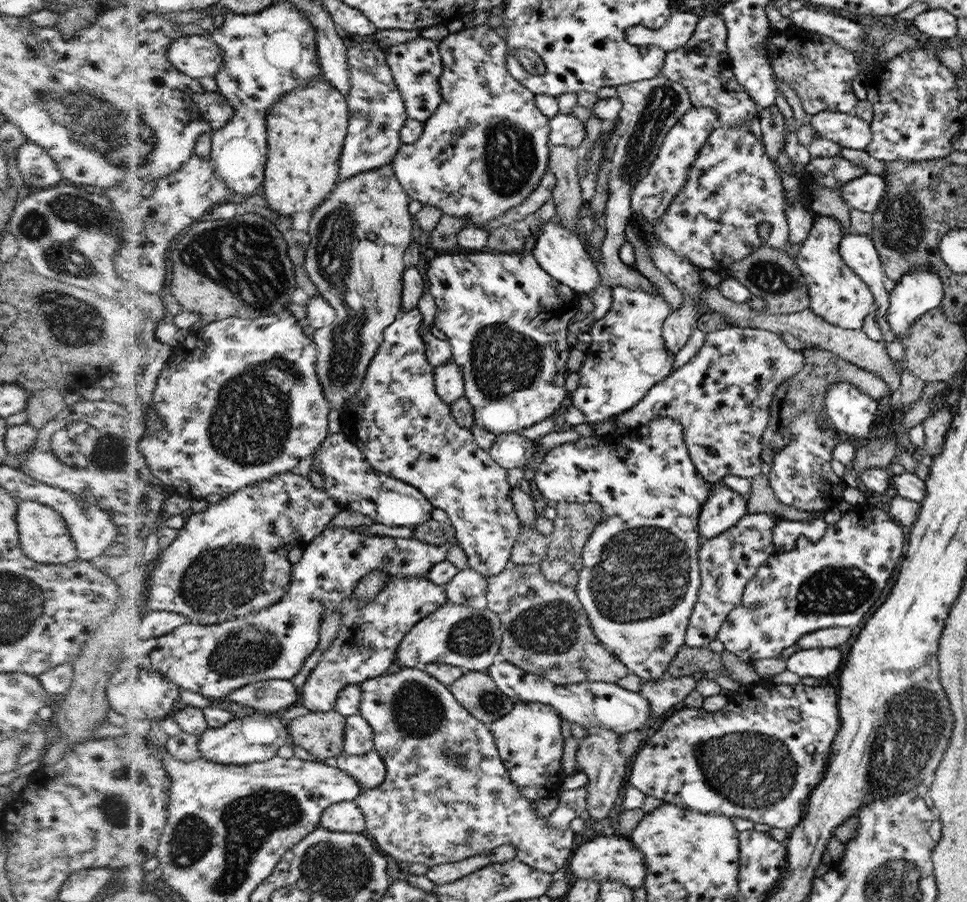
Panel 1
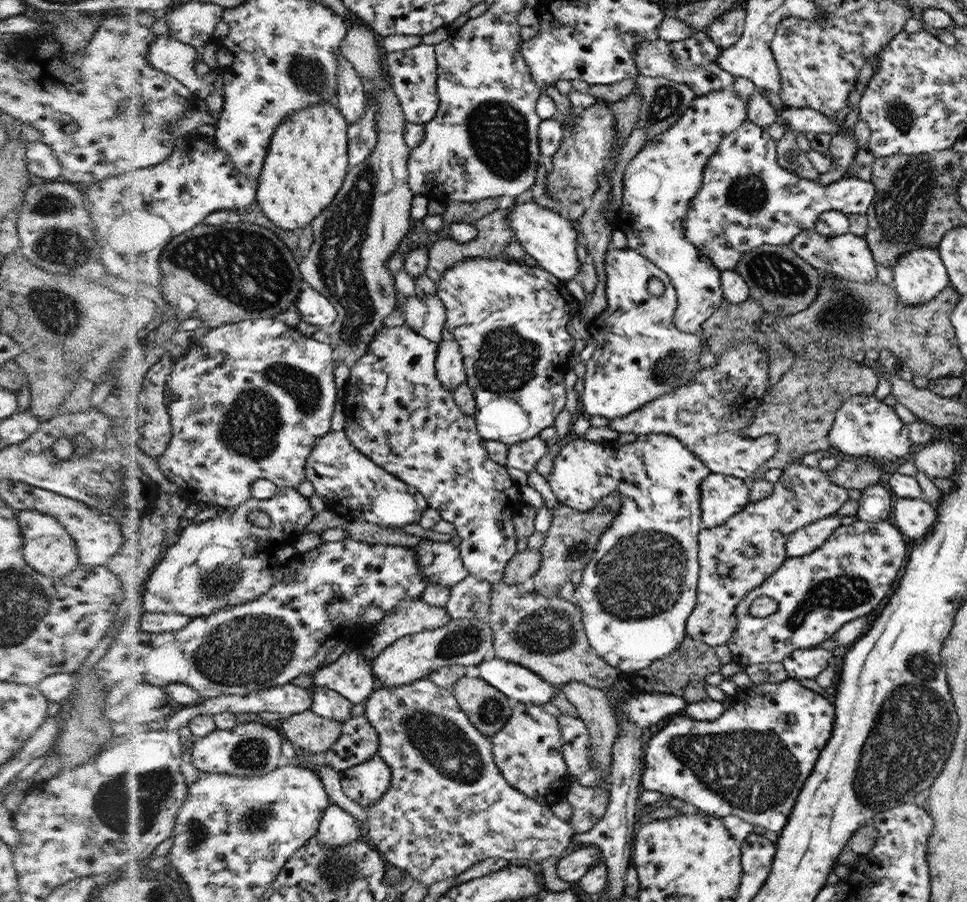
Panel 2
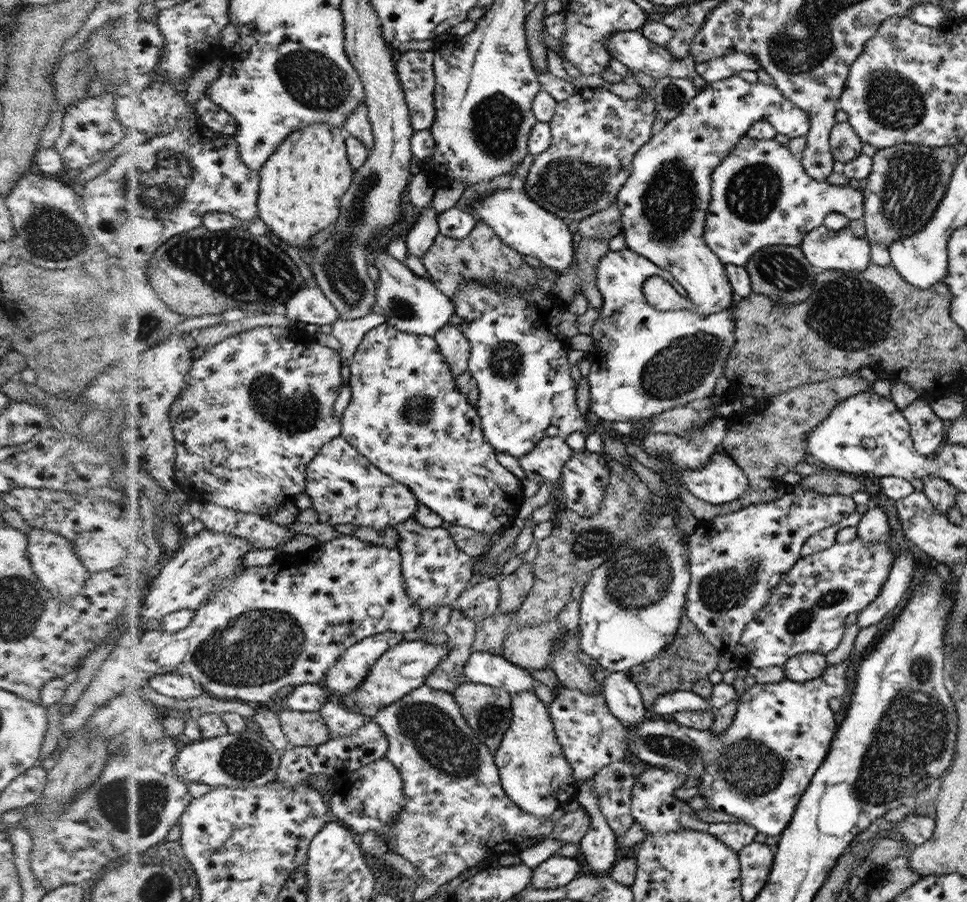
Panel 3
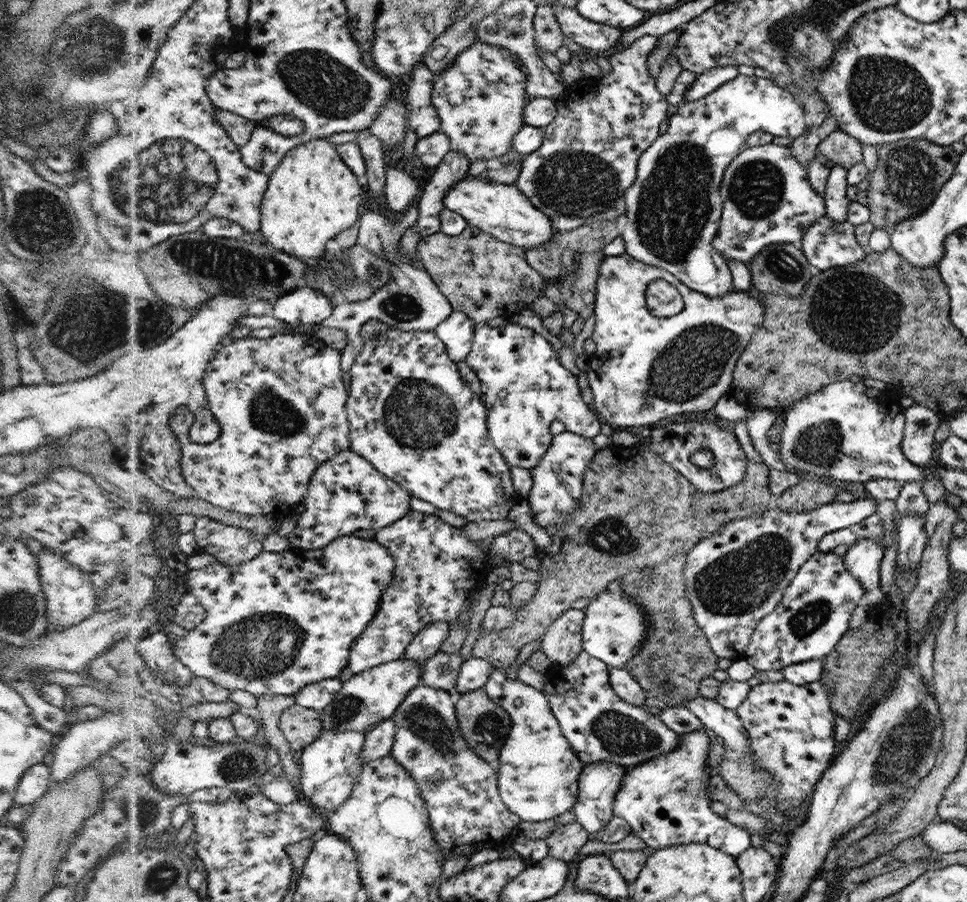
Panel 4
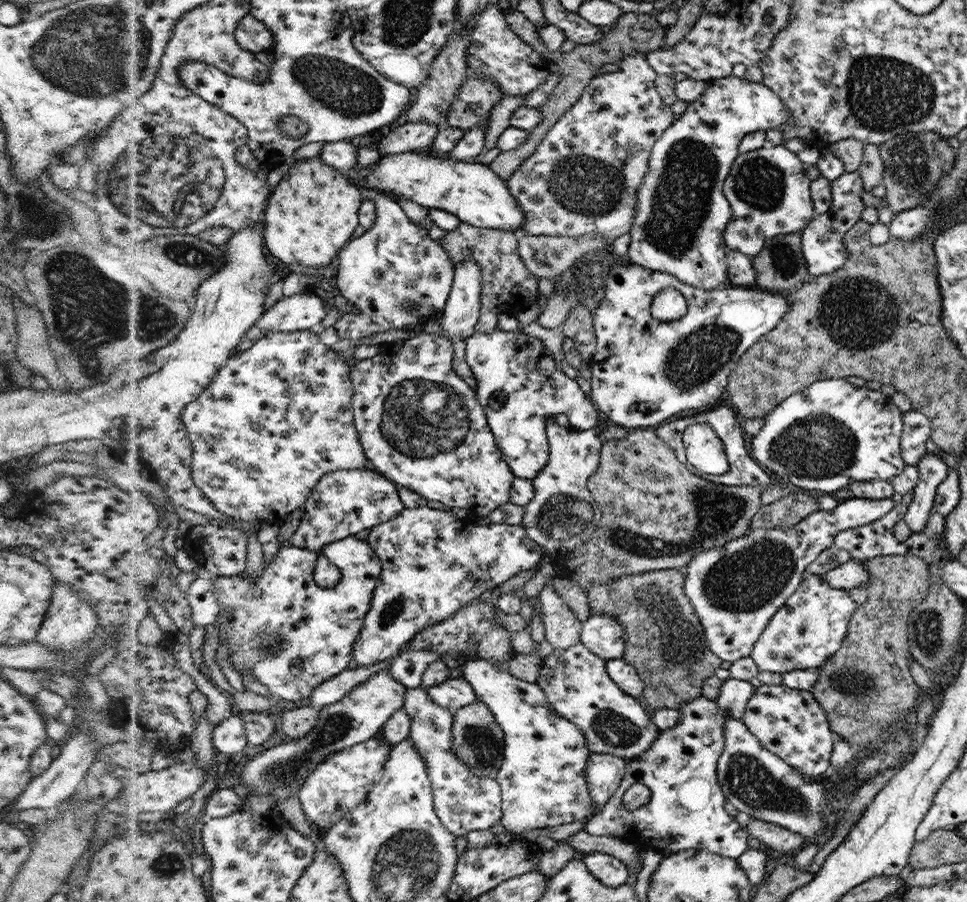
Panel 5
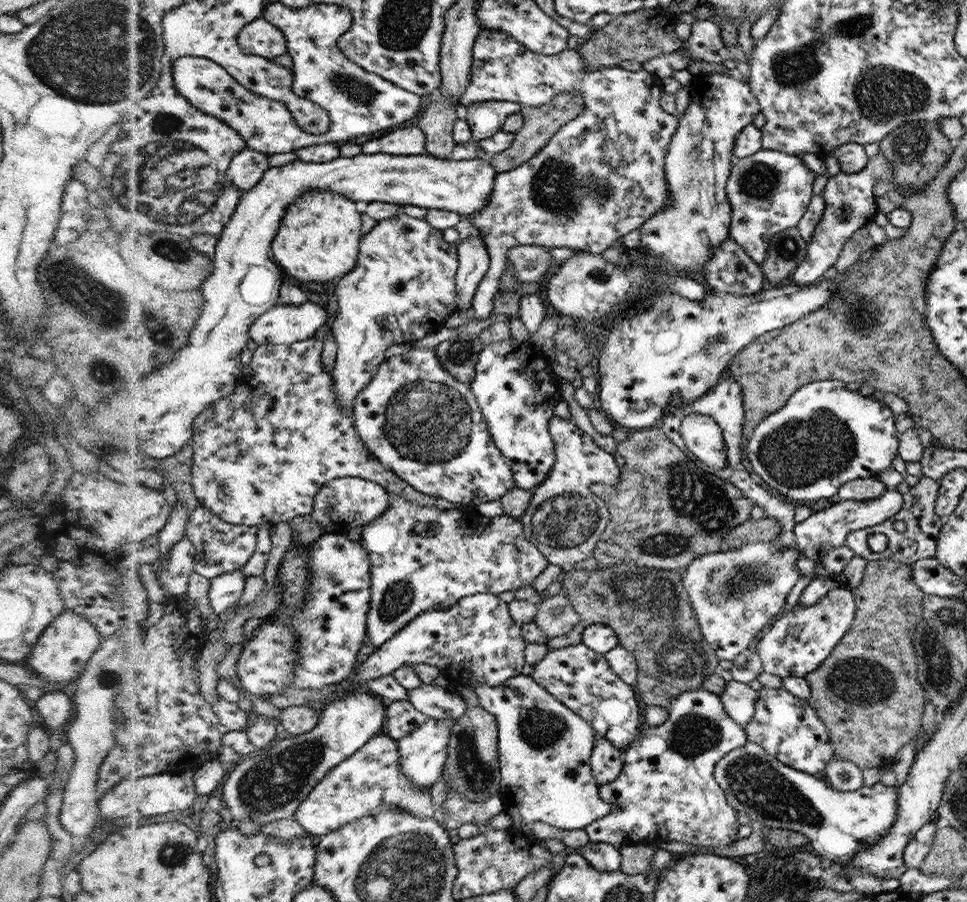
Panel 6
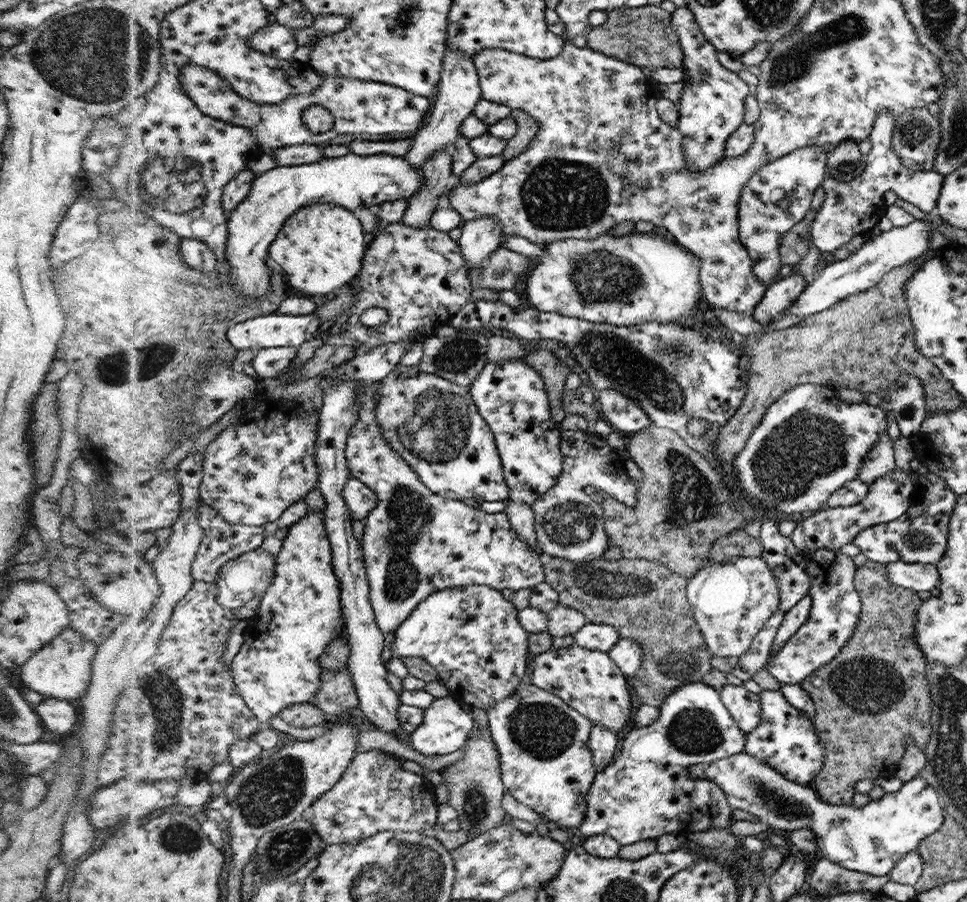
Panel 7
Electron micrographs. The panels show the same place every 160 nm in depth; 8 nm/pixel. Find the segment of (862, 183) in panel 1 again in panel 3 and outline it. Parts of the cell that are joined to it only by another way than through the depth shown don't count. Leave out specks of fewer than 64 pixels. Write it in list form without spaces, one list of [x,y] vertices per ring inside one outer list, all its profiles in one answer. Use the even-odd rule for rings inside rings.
[[[747,134],[743,139],[736,144],[731,154],[724,158],[723,162],[719,164],[720,168],[716,167],[713,170],[711,179],[711,193],[712,193],[712,212],[708,212],[708,232],[704,231],[703,236],[708,236],[708,246],[715,252],[725,265],[735,264],[736,266],[743,266],[745,262],[757,251],[765,246],[784,245],[784,246],[799,246],[803,242],[803,238],[813,229],[823,224],[824,219],[831,212],[843,213],[849,220],[858,220],[863,218],[866,210],[866,198],[862,191],[863,186],[858,184],[849,184],[847,186],[834,185],[828,182],[818,181],[814,177],[808,175],[804,170],[802,161],[799,161],[794,153],[785,145],[778,143],[775,139],[772,140],[756,140],[755,137],[750,137]]]

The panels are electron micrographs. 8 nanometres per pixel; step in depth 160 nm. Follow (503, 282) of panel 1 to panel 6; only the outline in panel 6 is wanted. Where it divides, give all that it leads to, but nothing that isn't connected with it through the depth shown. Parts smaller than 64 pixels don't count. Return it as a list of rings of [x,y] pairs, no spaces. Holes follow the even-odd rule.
[[[511,336],[508,340],[484,344],[484,346],[476,363],[474,380],[469,383],[470,390],[480,406],[495,446],[508,459],[511,469],[514,470],[515,486],[533,491],[547,479],[554,464],[552,442],[548,442],[550,440],[548,420],[553,418],[554,408],[560,400],[563,400],[558,388],[558,380],[555,380],[556,374],[552,374],[550,357],[538,348],[536,339],[517,340]]]

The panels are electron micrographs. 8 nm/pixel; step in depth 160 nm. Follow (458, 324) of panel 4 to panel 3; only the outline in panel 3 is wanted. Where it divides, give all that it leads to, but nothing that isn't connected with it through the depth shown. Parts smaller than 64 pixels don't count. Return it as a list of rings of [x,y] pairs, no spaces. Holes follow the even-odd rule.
[[[446,324],[438,329],[435,340],[439,343],[439,351],[447,359],[452,374],[457,377],[467,370],[471,356],[471,343],[459,325]]]

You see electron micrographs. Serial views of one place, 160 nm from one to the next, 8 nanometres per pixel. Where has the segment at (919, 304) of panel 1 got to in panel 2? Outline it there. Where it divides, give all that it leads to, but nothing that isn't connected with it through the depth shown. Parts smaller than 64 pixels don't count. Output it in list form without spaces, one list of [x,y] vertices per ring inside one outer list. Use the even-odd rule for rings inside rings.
[[[938,248],[908,251],[891,269],[895,291],[908,306],[927,303],[950,286],[951,277]]]

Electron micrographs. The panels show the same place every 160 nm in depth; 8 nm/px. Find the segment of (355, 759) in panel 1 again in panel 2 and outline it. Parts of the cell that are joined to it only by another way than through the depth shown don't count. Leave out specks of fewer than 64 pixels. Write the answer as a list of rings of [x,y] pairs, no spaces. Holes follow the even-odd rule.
[[[381,756],[341,773],[345,794],[361,806],[373,806],[382,799],[391,786],[391,767]]]

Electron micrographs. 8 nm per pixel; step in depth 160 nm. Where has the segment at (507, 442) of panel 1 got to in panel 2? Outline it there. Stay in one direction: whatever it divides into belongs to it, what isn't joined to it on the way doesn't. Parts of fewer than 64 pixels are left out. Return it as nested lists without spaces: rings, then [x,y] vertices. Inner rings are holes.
[[[535,437],[520,443],[510,445],[506,457],[506,467],[516,468],[529,474],[536,469],[536,465],[540,462],[542,456],[546,456],[548,452],[548,444]]]

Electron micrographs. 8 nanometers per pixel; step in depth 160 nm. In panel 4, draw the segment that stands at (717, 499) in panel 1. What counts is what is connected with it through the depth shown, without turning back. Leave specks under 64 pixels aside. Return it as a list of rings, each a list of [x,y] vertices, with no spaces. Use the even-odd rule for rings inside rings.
[[[712,416],[704,420],[678,422],[662,426],[662,428],[653,428],[645,443],[652,452],[661,456],[680,476],[684,476],[684,479],[690,481],[702,492],[726,491],[727,488],[743,483],[744,474],[747,474],[746,466],[750,466],[751,463],[746,460],[746,454],[736,436],[732,434],[732,430],[720,428],[718,423],[719,420]],[[702,448],[710,449],[714,453],[714,465],[710,469],[700,468],[690,463],[690,454]]]

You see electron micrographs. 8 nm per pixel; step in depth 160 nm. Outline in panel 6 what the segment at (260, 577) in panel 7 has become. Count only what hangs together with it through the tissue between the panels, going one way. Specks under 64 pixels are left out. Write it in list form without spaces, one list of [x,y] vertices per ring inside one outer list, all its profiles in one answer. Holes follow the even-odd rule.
[[[244,568],[239,571],[225,572],[212,579],[209,591],[210,602],[216,614],[228,611],[244,596],[249,576]]]

